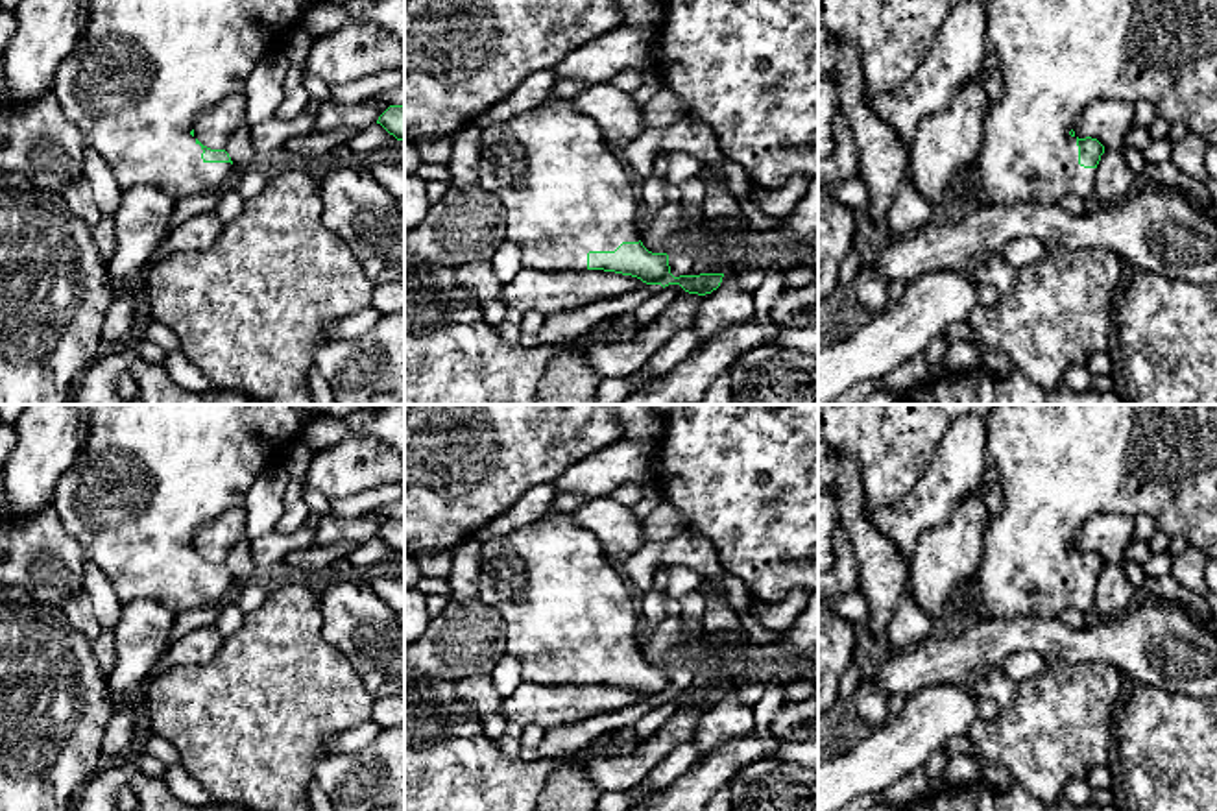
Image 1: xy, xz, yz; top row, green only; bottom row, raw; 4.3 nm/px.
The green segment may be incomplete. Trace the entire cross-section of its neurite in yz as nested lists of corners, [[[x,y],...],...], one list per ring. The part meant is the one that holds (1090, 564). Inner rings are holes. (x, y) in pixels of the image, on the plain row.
[[[992,405],[986,418],[988,456],[999,471],[1003,508],[988,517],[982,528],[982,556],[971,578],[970,593],[960,599],[955,615],[964,623],[981,617],[1058,617],[1064,610],[1075,608],[1082,613],[1093,610],[1097,578],[1104,560],[1091,551],[1078,552],[1073,545],[1077,532],[1101,514],[1151,515],[1162,532],[1171,538],[1182,536],[1189,547],[1202,551],[1208,560],[1217,558],[1217,405]]]

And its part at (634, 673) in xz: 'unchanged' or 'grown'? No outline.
grown

